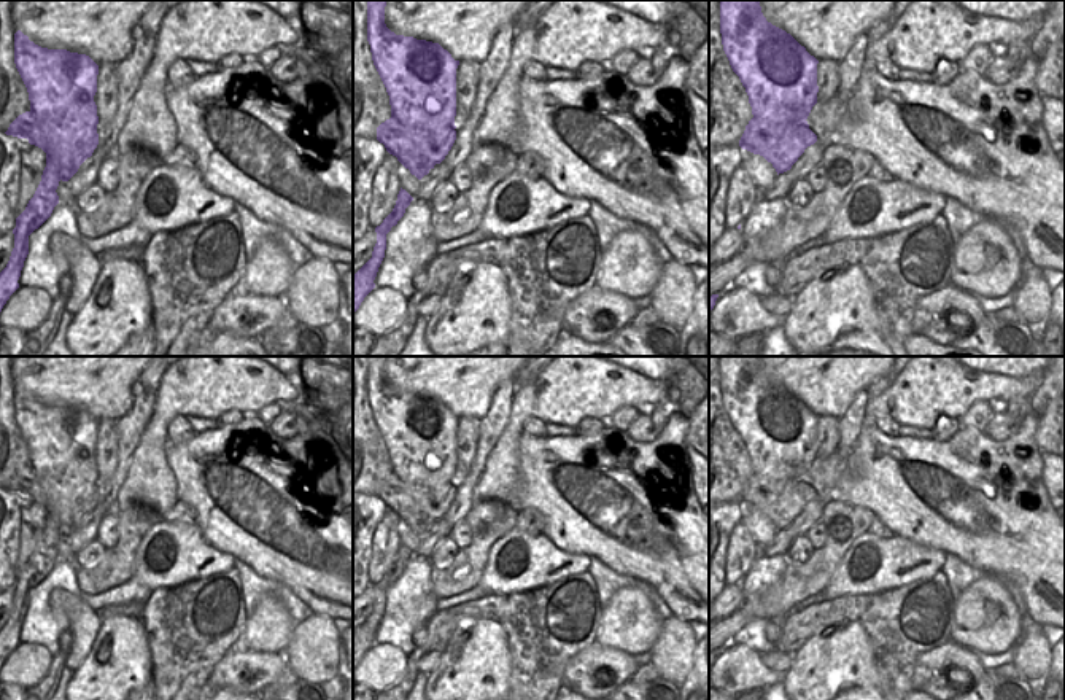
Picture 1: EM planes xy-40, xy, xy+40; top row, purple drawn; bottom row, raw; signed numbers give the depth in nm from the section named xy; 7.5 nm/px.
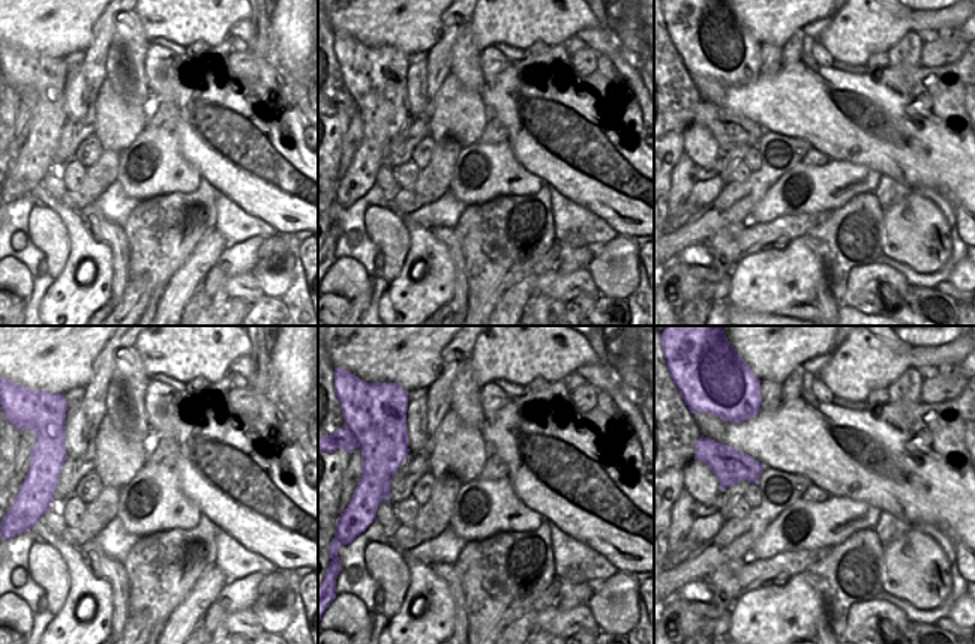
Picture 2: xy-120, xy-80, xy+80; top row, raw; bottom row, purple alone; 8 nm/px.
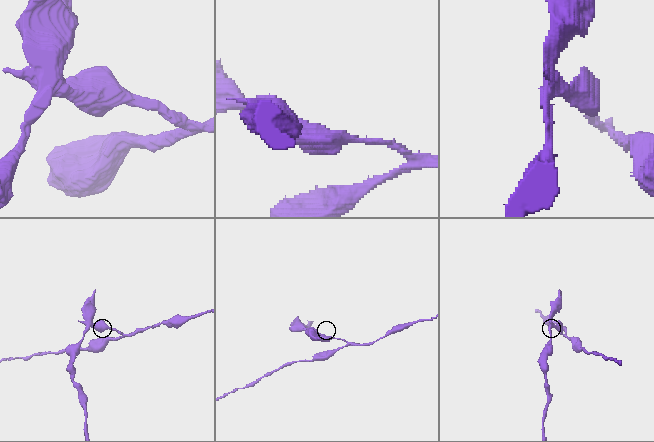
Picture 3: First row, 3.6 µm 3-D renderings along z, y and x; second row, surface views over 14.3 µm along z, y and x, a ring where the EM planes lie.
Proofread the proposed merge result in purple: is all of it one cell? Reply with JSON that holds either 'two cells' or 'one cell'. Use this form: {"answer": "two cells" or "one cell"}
{"answer": "two cells"}

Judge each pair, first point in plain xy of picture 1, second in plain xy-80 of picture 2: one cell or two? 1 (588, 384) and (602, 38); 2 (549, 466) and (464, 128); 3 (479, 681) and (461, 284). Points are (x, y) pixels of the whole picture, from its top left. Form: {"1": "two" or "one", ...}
{"1": "two", "2": "two", "3": "two"}

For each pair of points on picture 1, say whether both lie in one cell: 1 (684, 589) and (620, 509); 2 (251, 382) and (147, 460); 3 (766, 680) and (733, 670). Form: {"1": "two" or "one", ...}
{"1": "one", "2": "one", "3": "one"}

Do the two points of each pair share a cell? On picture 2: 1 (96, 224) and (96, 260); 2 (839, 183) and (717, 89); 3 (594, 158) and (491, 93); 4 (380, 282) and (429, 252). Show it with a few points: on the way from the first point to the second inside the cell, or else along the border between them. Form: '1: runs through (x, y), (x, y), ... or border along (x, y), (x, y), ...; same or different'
1: border along (77, 212), (89, 231), (110, 248), (113, 270); different
2: border along (830, 158), (864, 167); different
3: runs through (569, 144), (522, 102), (516, 102); same
4: border along (390, 282), (377, 309); different

